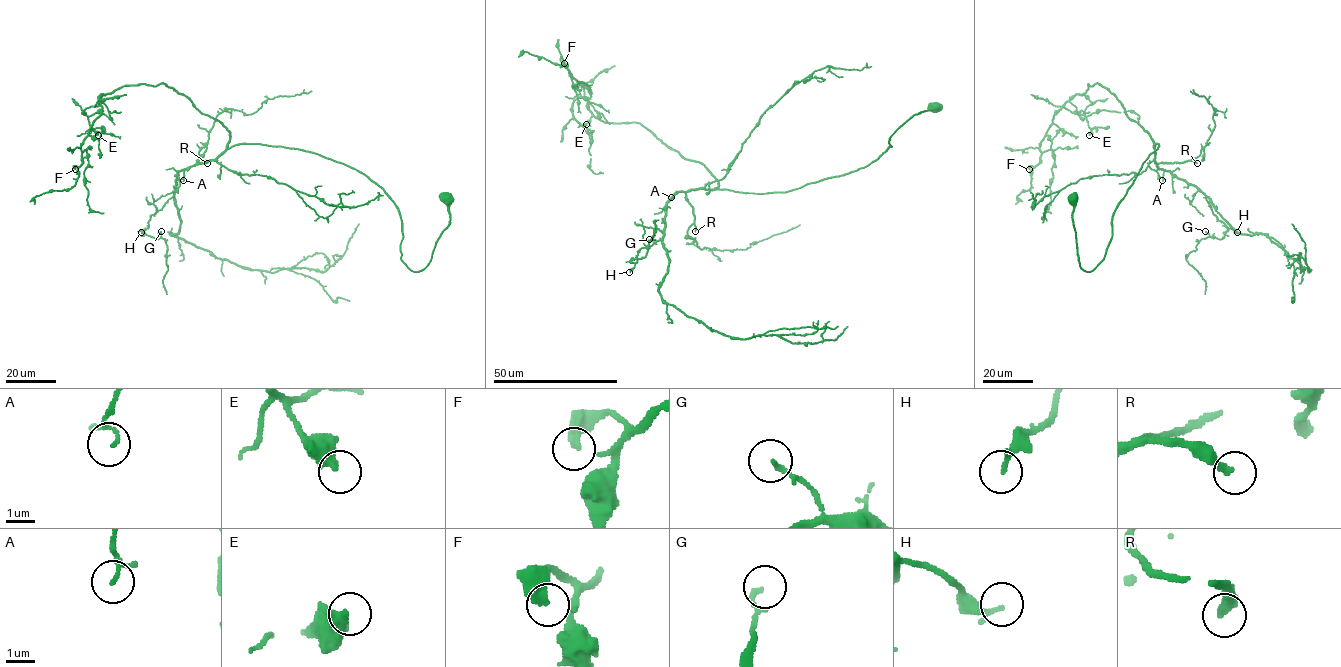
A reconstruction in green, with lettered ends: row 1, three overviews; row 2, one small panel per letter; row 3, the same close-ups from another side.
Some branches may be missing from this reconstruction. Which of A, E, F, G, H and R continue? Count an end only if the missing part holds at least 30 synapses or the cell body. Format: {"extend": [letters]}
{"extend": ["R"]}

